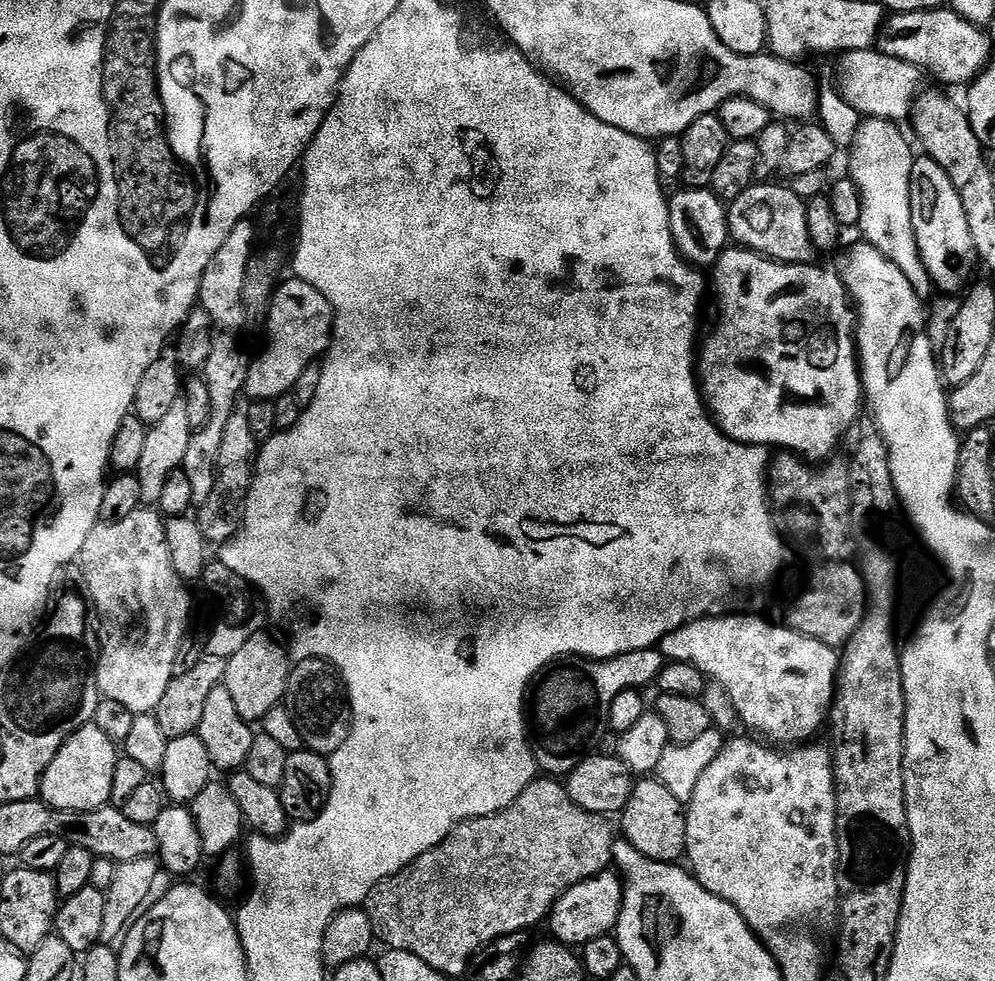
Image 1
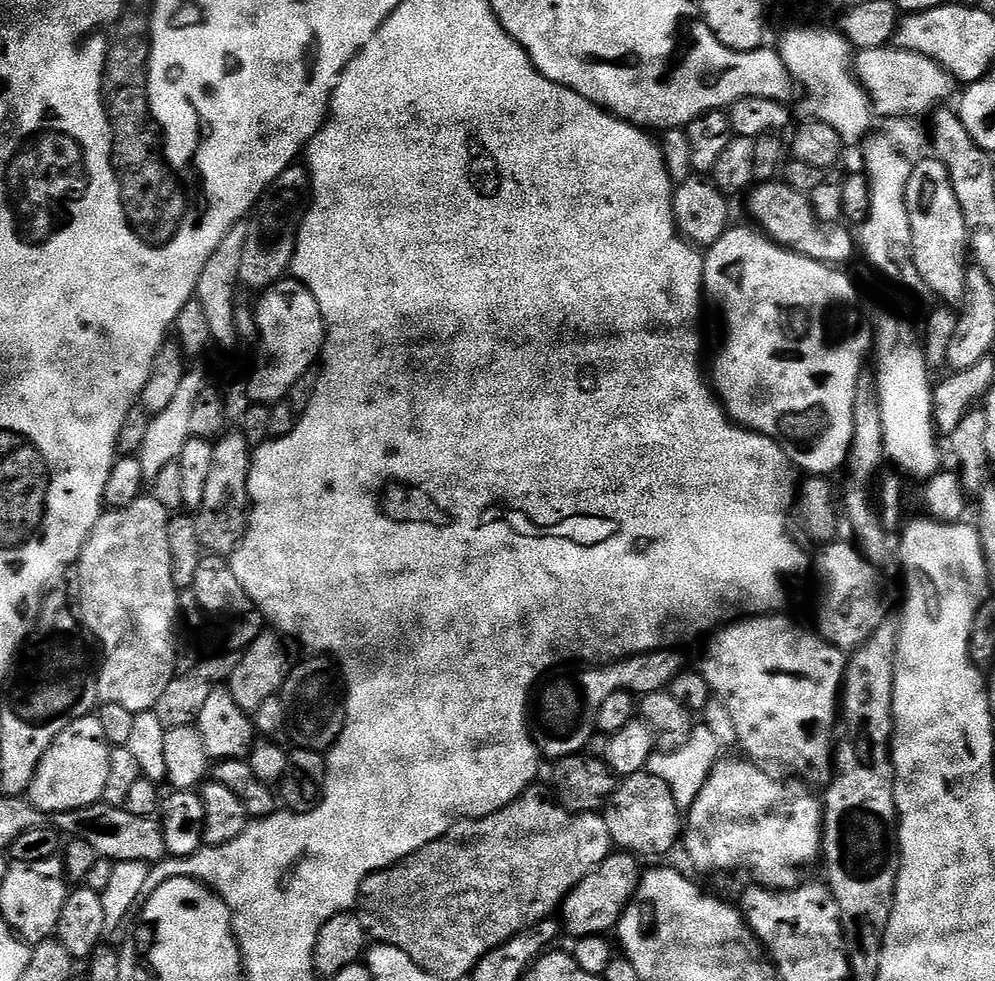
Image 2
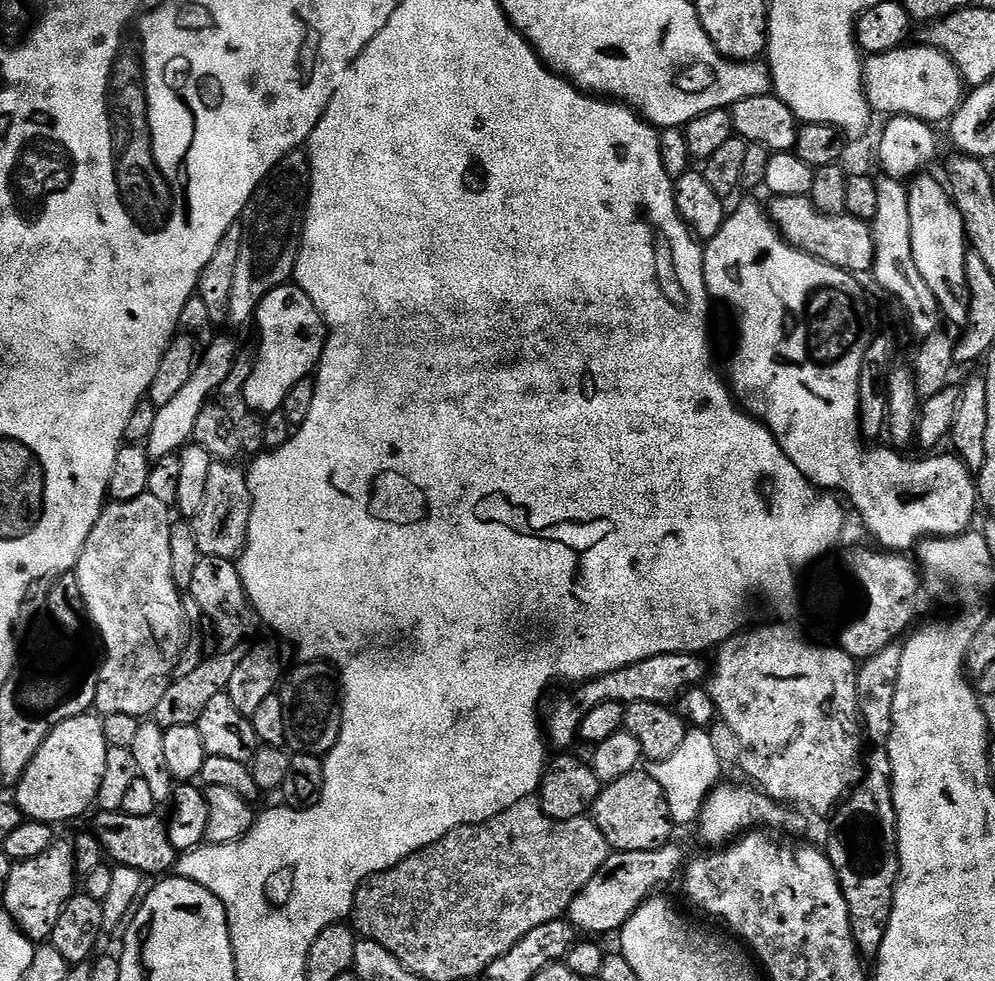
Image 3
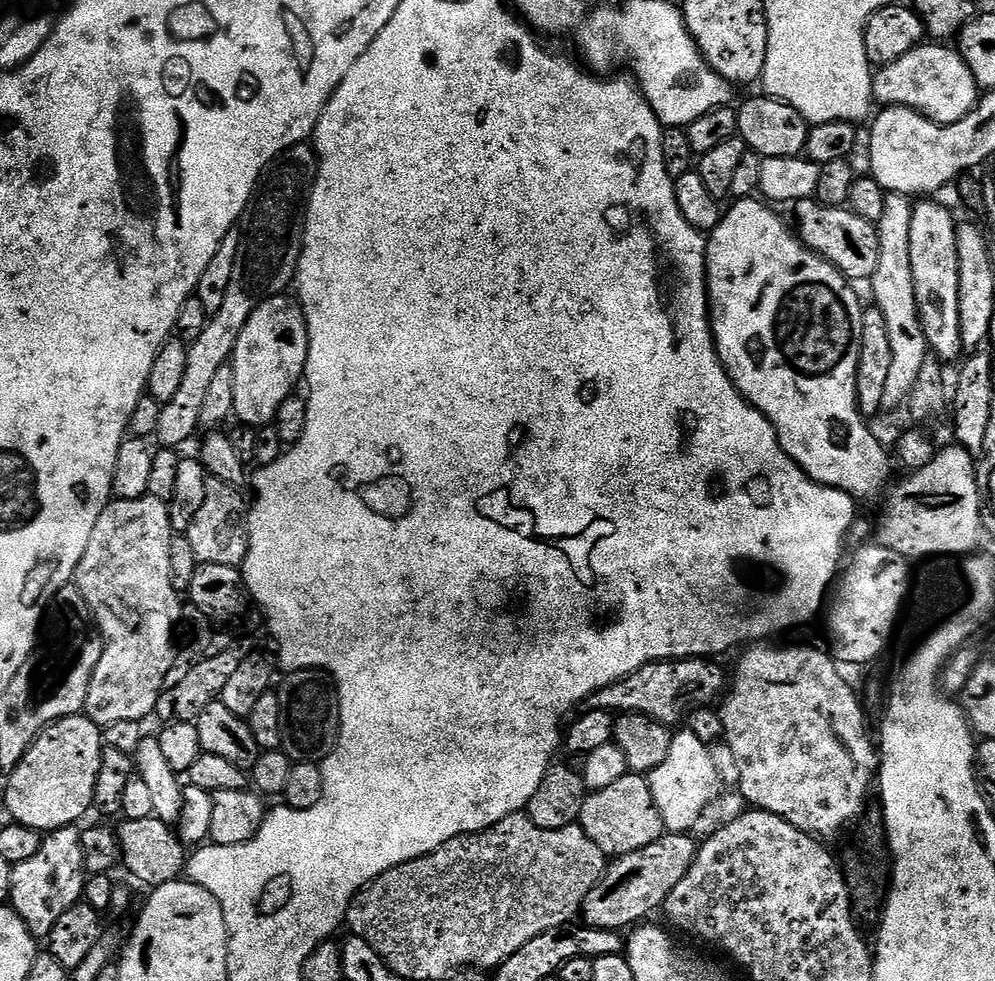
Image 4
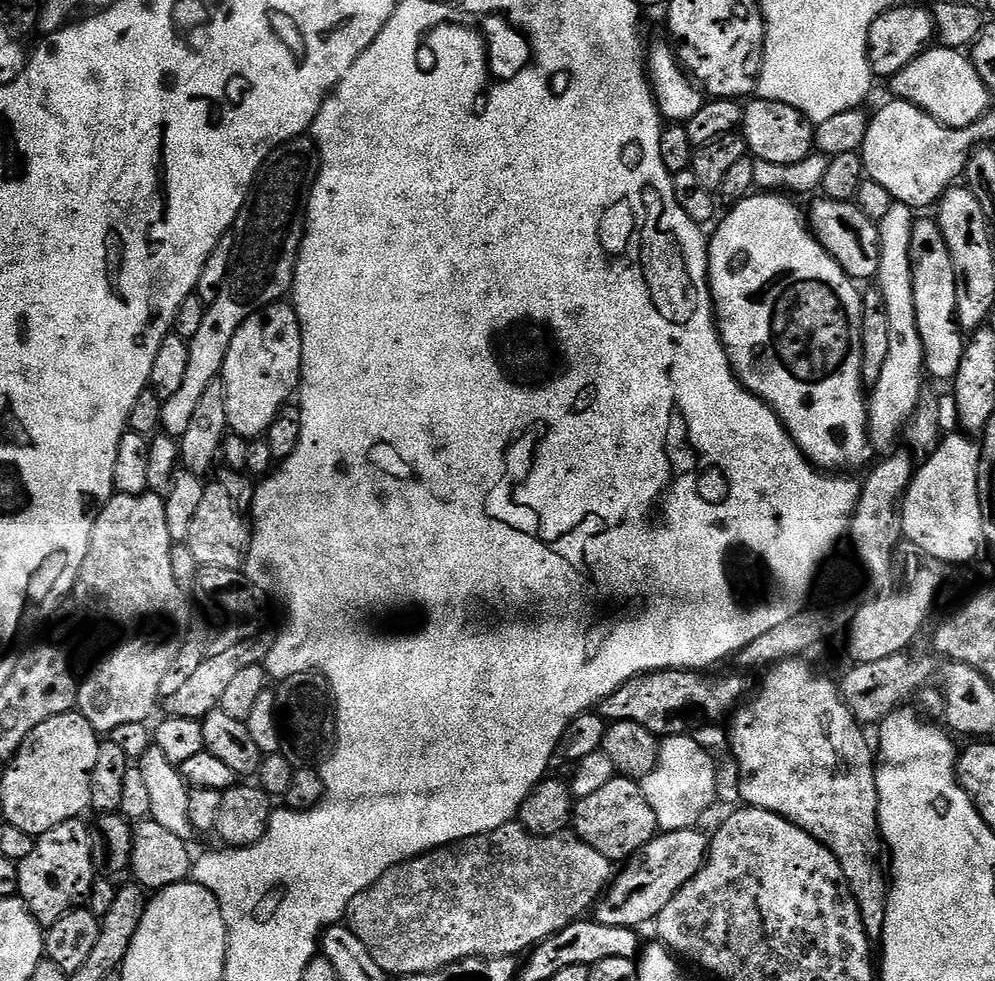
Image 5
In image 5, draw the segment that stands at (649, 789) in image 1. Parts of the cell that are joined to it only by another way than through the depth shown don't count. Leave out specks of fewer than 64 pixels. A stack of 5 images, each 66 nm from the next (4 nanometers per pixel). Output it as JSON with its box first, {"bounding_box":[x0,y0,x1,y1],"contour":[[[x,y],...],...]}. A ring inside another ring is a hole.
{"bounding_box":[574,774,658,862],"contour":[[[617,774],[613,780],[606,782],[606,786],[602,786],[602,790],[590,794],[590,798],[575,801],[574,832],[581,840],[594,846],[598,854],[619,862],[643,853],[644,847],[657,836],[658,829],[654,810],[646,800],[643,787],[637,781]]]}

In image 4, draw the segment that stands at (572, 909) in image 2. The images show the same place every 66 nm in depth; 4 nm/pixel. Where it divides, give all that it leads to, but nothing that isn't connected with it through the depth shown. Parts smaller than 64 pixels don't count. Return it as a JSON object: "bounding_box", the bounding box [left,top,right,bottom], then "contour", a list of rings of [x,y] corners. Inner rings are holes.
{"bounding_box":[582,832,698,930],"contour":[[[682,832],[665,834],[661,836],[658,842],[646,846],[642,850],[634,850],[634,854],[615,857],[605,867],[603,878],[596,883],[594,890],[590,890],[590,894],[586,898],[582,909],[583,923],[588,924],[592,928],[625,930],[624,928],[629,927],[628,929],[631,929],[633,926],[647,921],[651,917],[648,915],[655,908],[656,911],[663,909],[666,898],[674,890],[674,886],[678,886],[678,882],[682,882],[682,878],[686,878],[686,874],[693,862],[696,861],[698,844],[697,841],[692,841],[692,838],[691,835]]]}

